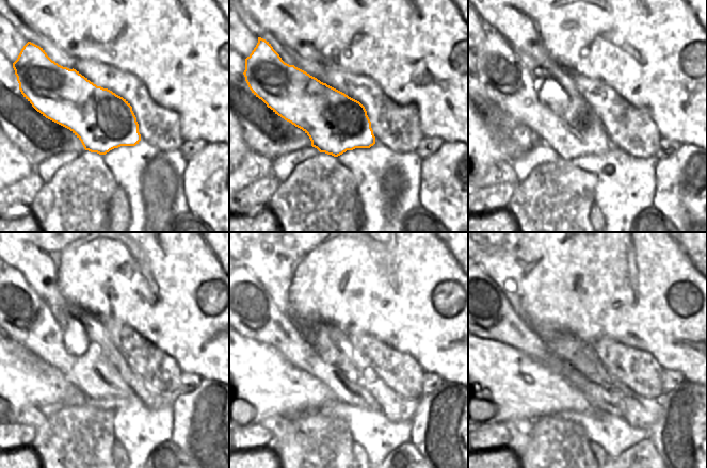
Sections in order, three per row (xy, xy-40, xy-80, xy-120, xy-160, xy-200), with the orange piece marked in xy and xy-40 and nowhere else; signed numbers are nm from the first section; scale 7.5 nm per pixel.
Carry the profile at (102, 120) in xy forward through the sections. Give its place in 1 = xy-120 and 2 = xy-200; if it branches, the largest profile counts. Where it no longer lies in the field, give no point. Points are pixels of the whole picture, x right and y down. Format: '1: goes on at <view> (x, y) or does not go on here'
1: goes on at xy-120 (21, 315)
2: goes on at xy-200 (489, 316)

